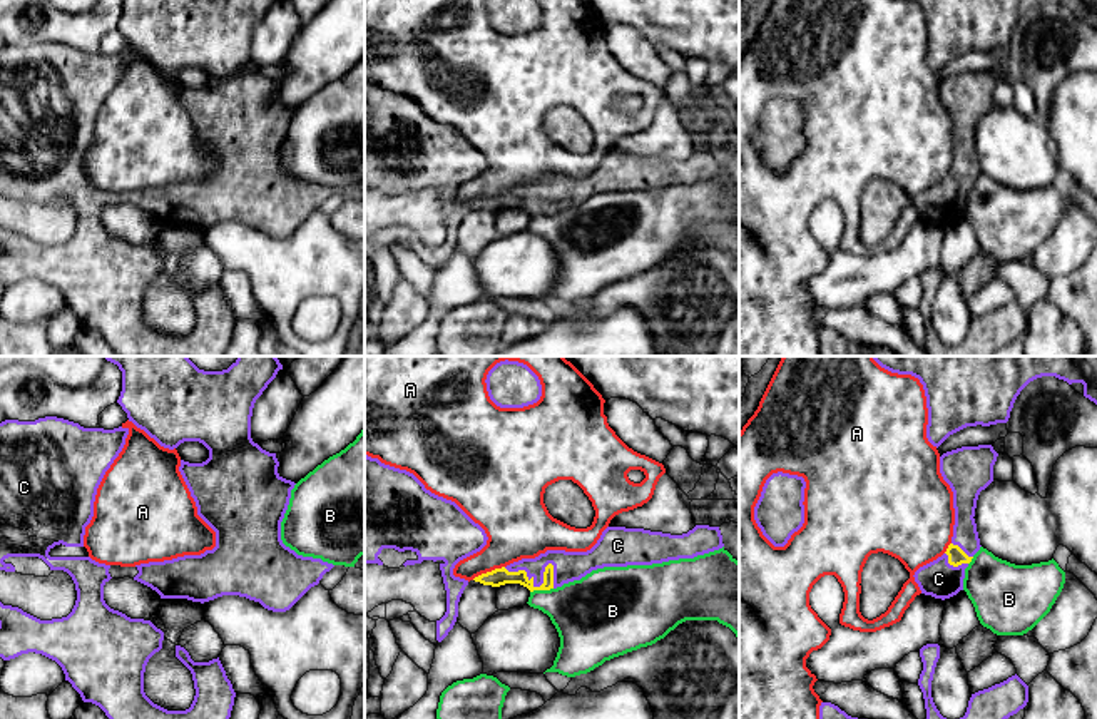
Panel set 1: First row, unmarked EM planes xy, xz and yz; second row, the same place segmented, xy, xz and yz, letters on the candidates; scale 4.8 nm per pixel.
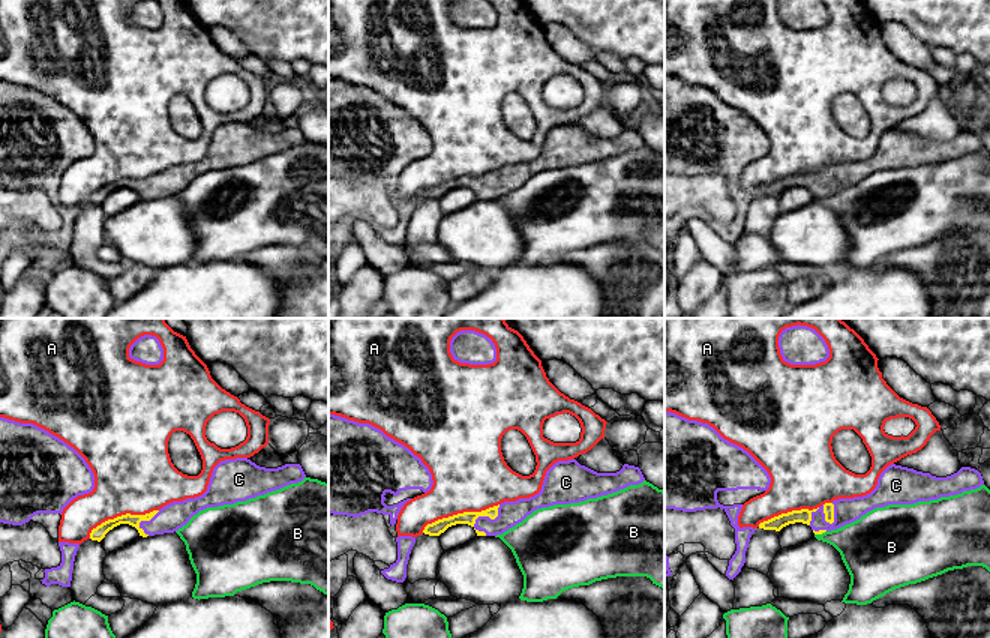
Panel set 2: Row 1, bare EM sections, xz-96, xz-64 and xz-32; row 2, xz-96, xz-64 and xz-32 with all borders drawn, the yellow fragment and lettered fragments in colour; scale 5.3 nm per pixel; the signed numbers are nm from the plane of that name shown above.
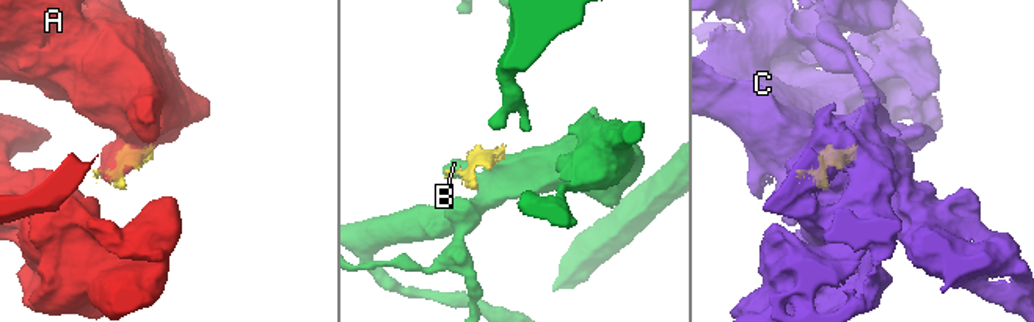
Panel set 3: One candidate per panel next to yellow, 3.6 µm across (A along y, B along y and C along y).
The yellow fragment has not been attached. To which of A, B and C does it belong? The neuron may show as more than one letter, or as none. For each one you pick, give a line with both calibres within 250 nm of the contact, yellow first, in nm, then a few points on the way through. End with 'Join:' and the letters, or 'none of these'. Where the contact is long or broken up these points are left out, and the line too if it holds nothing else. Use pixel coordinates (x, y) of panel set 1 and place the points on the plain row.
C: calibres 90 and 140 nm
Join: C

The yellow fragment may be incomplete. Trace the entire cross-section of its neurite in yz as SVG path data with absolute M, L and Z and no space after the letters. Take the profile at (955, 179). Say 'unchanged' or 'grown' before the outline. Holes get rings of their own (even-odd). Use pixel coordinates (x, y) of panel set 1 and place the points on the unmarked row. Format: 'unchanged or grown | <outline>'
grown | M992 70L962 72L940 82L940 99L953 117L955 150L946 177L913 201L921 219L945 226L963 216L965 194L982 172L973 144L977 125L993 107L997 82Z

